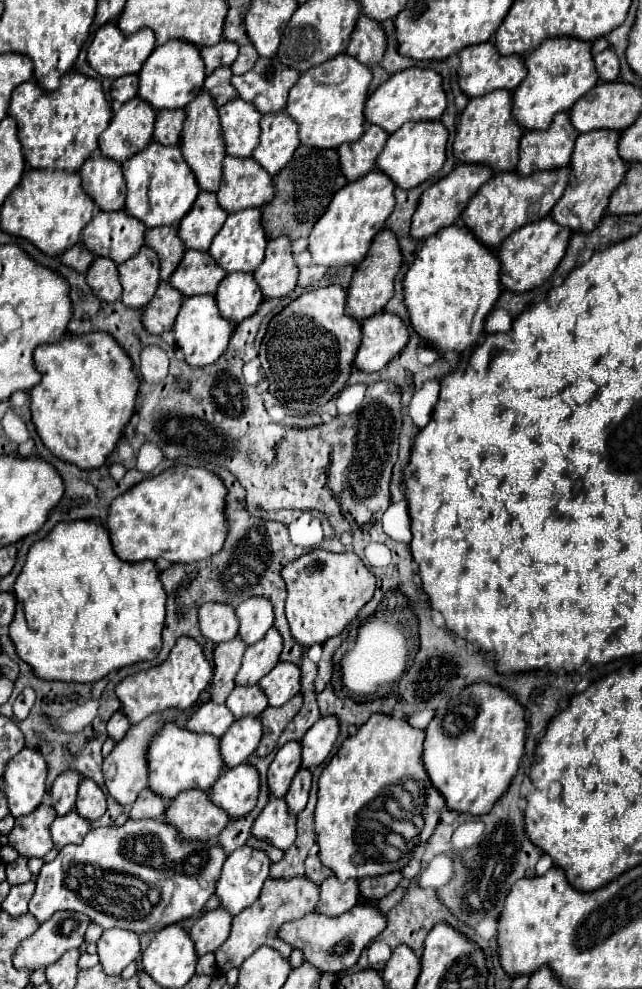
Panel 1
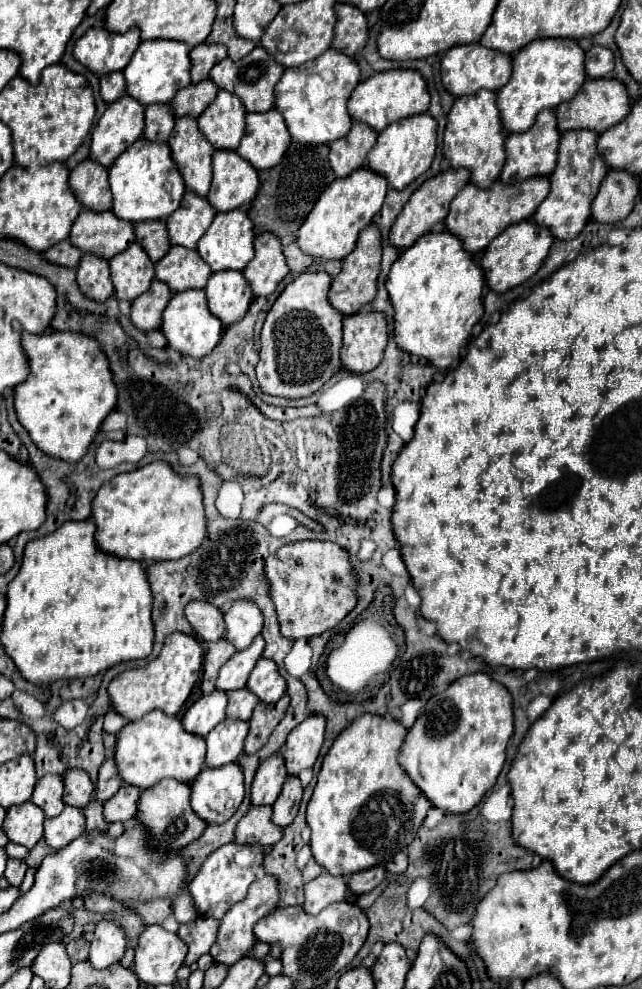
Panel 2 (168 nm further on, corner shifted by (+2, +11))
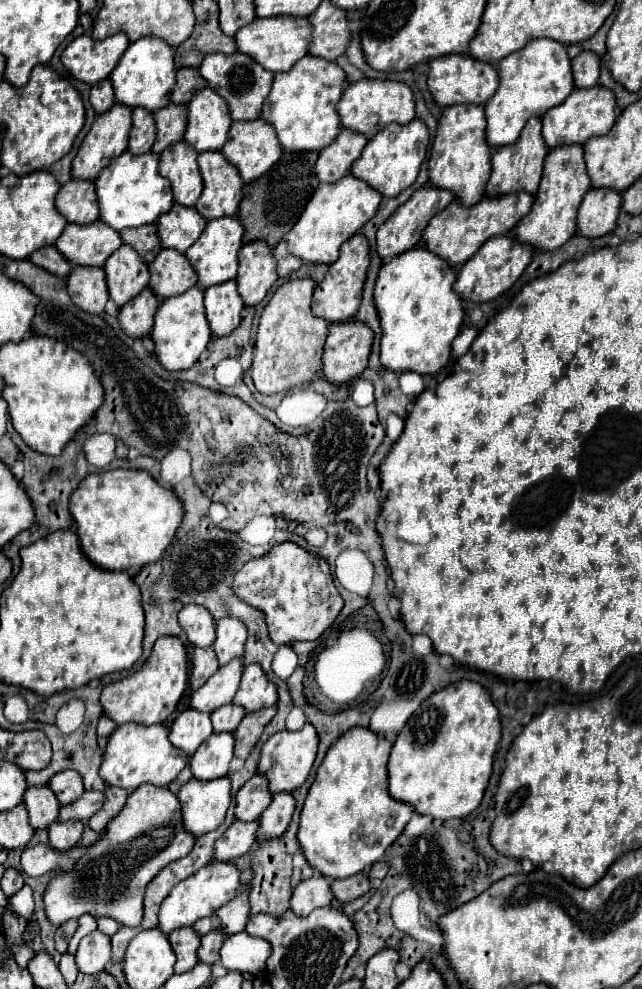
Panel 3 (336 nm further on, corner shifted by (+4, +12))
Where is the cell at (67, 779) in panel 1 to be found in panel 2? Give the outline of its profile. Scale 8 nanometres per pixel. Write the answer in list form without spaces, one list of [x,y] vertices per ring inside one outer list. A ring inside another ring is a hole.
[[[55,774],[43,776],[35,784],[31,802],[41,806],[41,810],[45,812],[47,818],[53,818],[53,816],[59,816],[63,812],[63,808],[65,808],[65,804],[61,802],[61,792],[63,792],[61,776],[55,776]]]

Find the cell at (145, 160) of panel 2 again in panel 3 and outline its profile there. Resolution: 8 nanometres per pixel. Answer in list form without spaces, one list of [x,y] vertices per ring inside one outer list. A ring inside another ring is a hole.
[[[123,151],[99,173],[95,179],[95,189],[99,199],[99,219],[117,231],[155,223],[159,215],[167,213],[173,205],[171,183],[159,175],[159,155],[153,151],[139,157]]]

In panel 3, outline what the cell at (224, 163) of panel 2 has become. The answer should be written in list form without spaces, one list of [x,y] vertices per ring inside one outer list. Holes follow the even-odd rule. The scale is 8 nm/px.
[[[221,151],[199,153],[199,169],[203,175],[203,193],[195,209],[205,219],[235,215],[243,199],[243,179],[239,171],[221,155]]]

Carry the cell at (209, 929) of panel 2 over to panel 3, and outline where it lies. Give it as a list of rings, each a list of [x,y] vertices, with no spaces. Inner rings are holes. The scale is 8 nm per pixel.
[[[183,927],[183,929],[175,929],[169,933],[169,943],[177,955],[175,973],[191,971],[195,967],[195,963],[199,961],[197,949],[199,949],[201,937],[191,927]]]

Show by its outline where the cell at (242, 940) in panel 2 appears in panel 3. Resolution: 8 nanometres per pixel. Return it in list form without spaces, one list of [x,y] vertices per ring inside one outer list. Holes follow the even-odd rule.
[[[211,929],[207,935],[201,937],[201,947],[199,947],[199,961],[213,965],[219,961],[219,949],[227,935],[223,935],[223,929]]]

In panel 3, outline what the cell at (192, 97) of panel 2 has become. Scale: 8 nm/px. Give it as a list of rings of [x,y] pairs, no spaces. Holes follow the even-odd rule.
[[[187,103],[179,105],[167,105],[155,113],[157,123],[157,143],[153,145],[155,153],[161,153],[165,147],[169,147],[175,141],[183,139],[183,133],[187,129]]]

